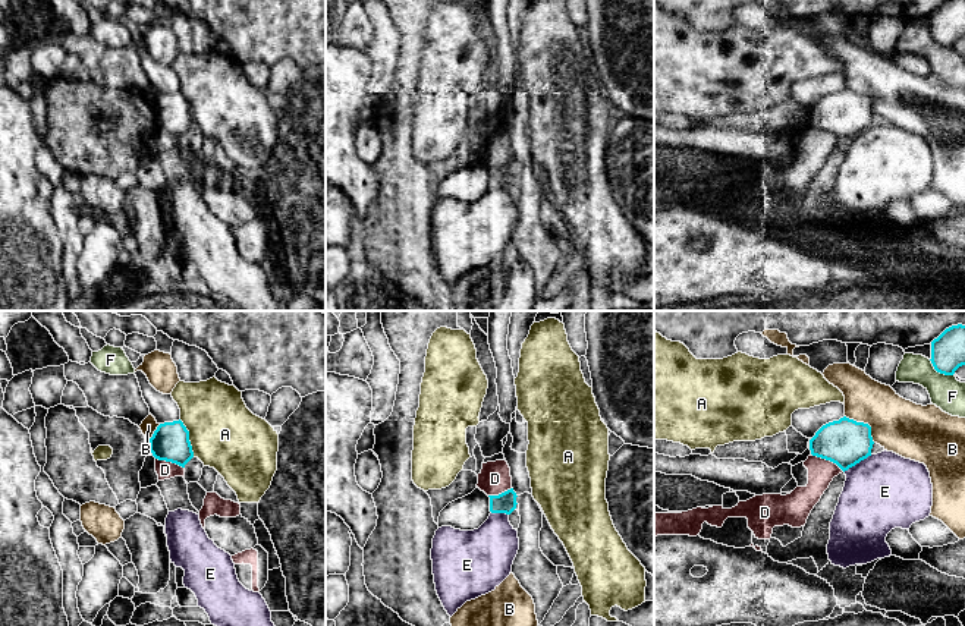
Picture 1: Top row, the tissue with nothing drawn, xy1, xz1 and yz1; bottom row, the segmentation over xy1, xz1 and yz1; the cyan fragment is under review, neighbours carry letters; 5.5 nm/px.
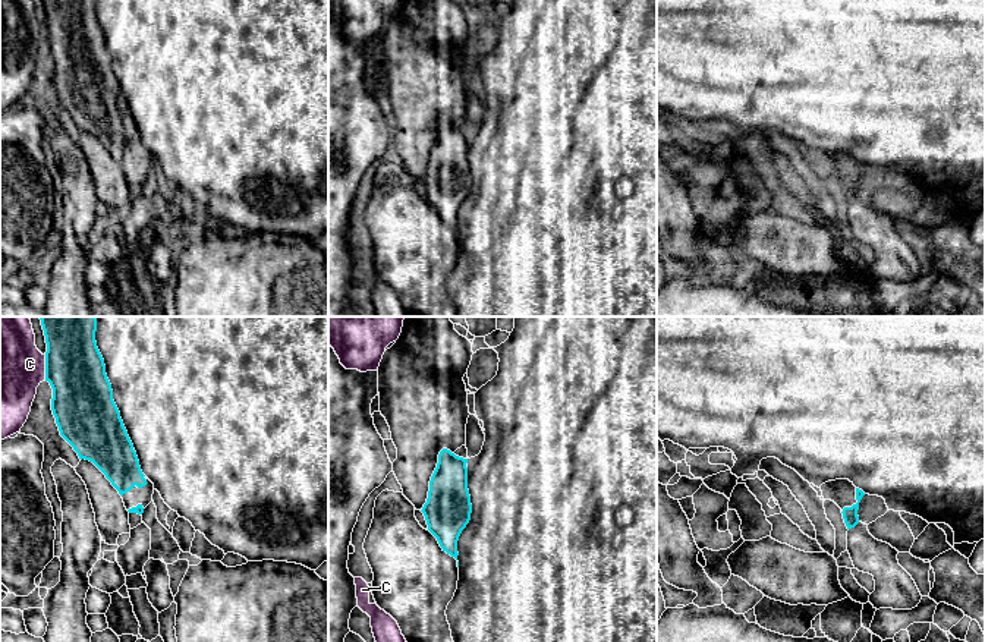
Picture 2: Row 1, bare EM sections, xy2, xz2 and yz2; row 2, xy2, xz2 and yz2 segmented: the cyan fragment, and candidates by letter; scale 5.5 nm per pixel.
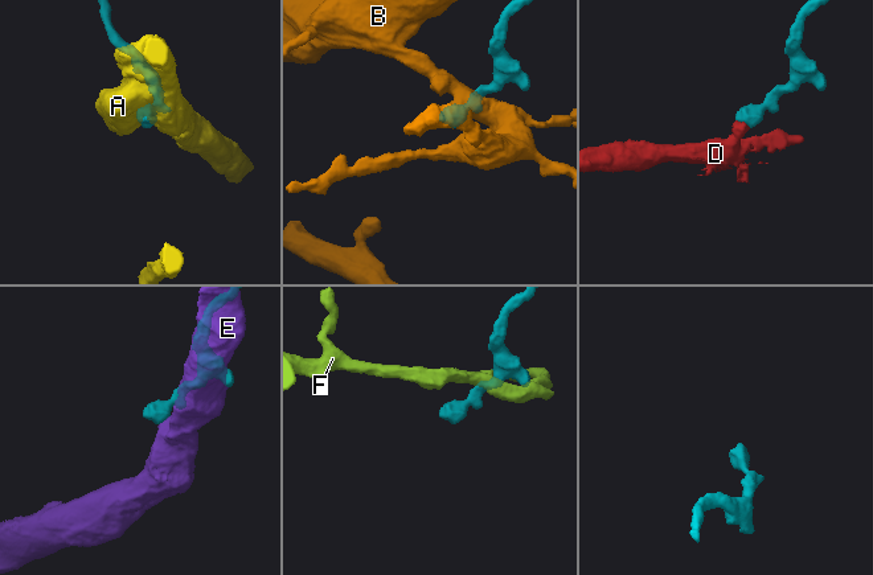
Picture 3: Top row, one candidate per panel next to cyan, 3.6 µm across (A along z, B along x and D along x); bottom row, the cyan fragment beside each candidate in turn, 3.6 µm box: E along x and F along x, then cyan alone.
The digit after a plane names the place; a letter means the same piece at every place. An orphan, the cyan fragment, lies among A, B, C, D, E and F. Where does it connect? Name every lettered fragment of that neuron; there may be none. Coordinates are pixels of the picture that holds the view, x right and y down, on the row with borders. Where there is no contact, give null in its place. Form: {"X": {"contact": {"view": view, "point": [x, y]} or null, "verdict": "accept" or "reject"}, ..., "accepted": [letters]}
{"A": {"contact": {"view": "xy1", "point": [188, 439]}, "verdict": "reject"}, "B": {"contact": {"view": "yz1", "point": [866, 424]}, "verdict": "reject"}, "C": {"contact": {"view": "xy2", "point": [46, 367]}, "verdict": "reject"}, "D": {"contact": {"view": "yz1", "point": [827, 459]}, "verdict": "reject"}, "E": {"contact": {"view": "yz1", "point": [857, 462]}, "verdict": "reject"}, "F": {"contact": {"view": "yz1", "point": [939, 371]}, "verdict": "reject"}, "accepted": []}

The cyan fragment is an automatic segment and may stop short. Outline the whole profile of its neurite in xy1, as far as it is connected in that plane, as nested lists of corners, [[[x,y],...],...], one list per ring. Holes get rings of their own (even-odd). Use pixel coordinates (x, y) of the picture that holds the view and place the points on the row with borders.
[[[164,422],[157,427],[150,438],[150,452],[158,460],[176,463],[182,468],[194,457],[189,431],[183,422]]]

